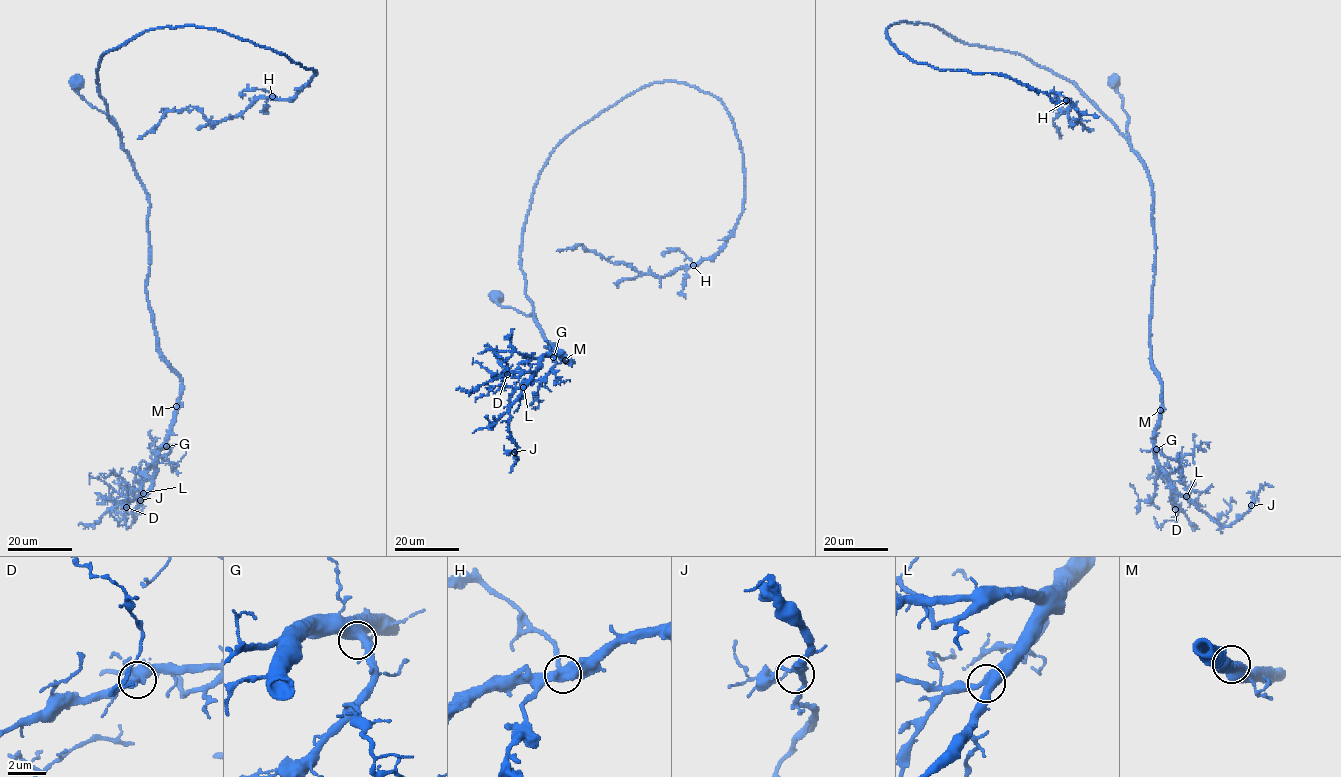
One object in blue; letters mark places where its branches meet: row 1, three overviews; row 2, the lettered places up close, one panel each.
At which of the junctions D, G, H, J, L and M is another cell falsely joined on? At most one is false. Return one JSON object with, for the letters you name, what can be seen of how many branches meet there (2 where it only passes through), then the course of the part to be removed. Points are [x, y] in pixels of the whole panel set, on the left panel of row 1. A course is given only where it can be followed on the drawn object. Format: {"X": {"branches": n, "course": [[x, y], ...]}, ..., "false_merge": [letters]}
{"false_merge": []}

